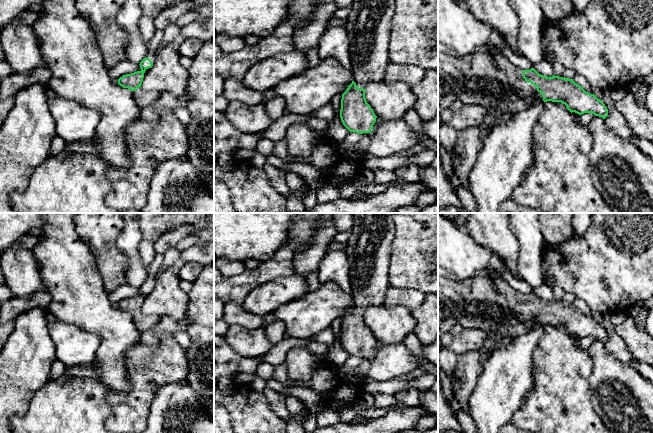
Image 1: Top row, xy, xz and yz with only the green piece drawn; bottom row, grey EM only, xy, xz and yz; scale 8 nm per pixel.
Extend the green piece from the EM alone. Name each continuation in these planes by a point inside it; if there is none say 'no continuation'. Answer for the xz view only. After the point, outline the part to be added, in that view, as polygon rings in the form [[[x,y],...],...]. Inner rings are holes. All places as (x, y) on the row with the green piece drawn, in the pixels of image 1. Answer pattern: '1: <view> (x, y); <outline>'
1: xz (368, 26); [[[353,0],[344,28],[350,42],[351,71],[358,88],[366,89],[369,82],[384,81],[390,62],[389,43],[395,0]]]

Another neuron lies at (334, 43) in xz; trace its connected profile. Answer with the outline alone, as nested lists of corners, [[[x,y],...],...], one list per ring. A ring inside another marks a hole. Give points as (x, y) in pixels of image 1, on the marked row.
[[[344,26],[326,30],[319,40],[318,56],[321,61],[335,58],[342,66],[351,69],[350,42]]]

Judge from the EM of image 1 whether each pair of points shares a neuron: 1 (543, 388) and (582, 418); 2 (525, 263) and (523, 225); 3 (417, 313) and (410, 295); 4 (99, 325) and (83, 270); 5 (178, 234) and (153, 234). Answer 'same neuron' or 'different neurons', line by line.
1: same neuron
2: same neuron
3: different neurons
4: same neuron
5: different neurons

